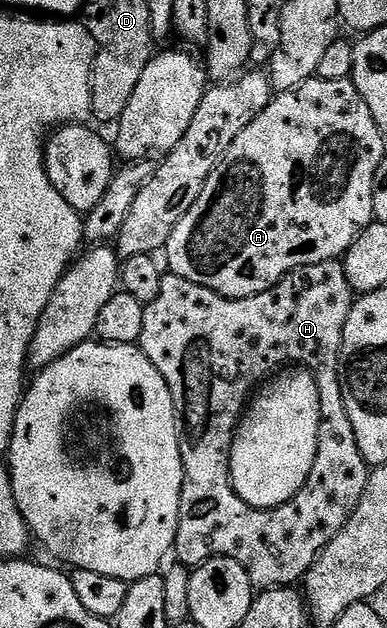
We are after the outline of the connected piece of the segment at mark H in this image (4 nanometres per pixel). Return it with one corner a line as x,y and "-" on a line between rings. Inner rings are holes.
340,259
299,267
266,293
245,299
227,299
171,273
162,277
158,297
145,306
138,346
150,361
154,361
154,369
166,377
170,397
174,397
176,406
184,484
174,555
180,558
177,560
183,566
195,569
208,559
233,559
248,570
253,588
291,587
303,580
322,549
342,533
346,521
350,521
354,509
358,509
358,501
362,501
362,493
366,493
370,464
362,457
362,449
358,449
358,437
354,437
354,425
350,425
350,413
346,413
346,401
340,388
340,350
353,302
354,292
350,281
346,281
-
289,365
305,368
318,385
318,453
306,485
298,489
293,499
280,507
263,511
242,501
232,488
230,449
250,396
265,380

